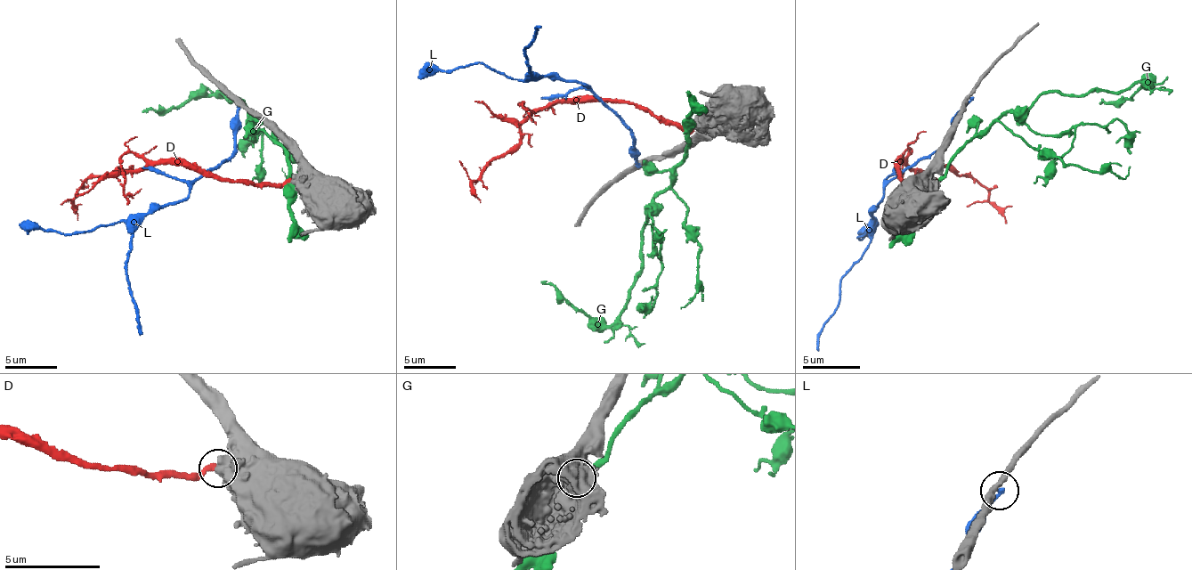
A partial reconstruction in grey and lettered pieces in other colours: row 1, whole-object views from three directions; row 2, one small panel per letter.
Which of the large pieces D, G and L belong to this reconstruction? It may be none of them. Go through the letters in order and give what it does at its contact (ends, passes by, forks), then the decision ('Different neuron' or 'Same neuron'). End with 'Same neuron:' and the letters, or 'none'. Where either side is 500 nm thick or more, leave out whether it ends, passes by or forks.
D: Different neuron
G: Different neuron
L: It ends there. Different neuron
Same neuron: none

